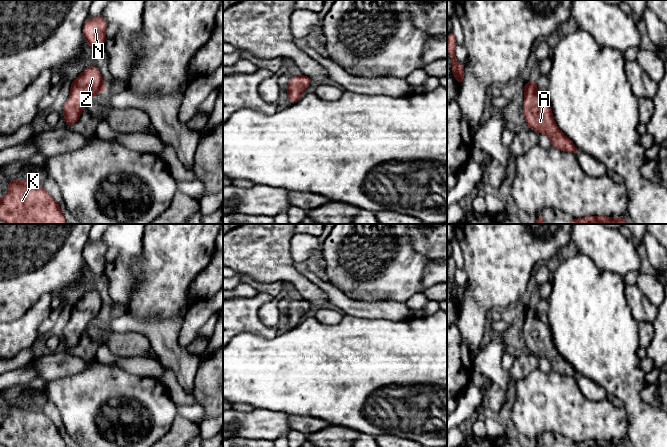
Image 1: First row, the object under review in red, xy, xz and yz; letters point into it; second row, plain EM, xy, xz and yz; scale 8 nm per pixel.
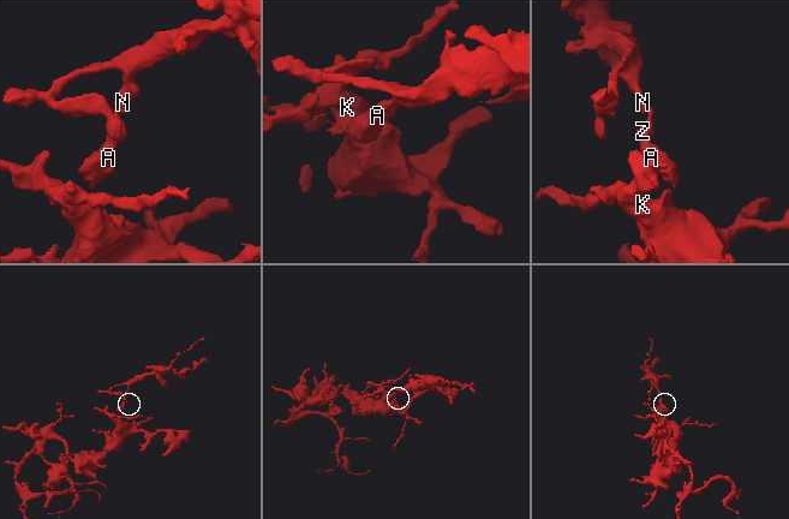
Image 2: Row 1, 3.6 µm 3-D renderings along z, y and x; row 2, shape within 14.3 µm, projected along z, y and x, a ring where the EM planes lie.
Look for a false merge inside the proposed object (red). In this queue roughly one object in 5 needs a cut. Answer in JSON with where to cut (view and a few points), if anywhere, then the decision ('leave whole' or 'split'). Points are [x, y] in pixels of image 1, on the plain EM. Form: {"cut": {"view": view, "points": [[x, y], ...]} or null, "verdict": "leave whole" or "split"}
{"cut": null, "verdict": "leave whole"}

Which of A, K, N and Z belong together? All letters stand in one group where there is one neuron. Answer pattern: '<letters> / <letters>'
A K N Z

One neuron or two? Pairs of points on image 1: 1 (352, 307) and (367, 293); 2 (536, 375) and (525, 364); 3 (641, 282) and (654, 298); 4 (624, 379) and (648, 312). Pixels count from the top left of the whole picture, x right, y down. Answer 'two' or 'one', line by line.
1: two
2: two
3: one
4: two

